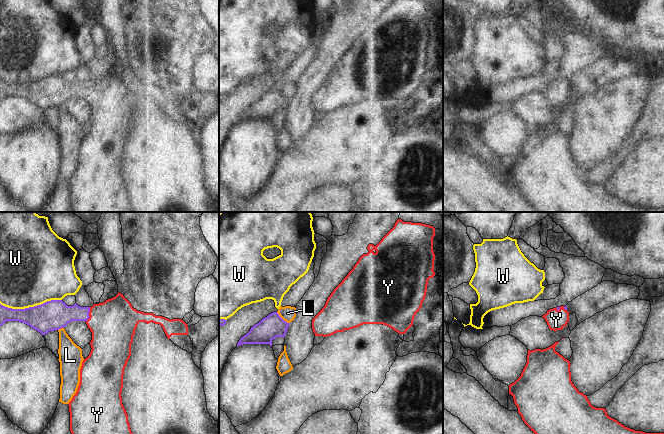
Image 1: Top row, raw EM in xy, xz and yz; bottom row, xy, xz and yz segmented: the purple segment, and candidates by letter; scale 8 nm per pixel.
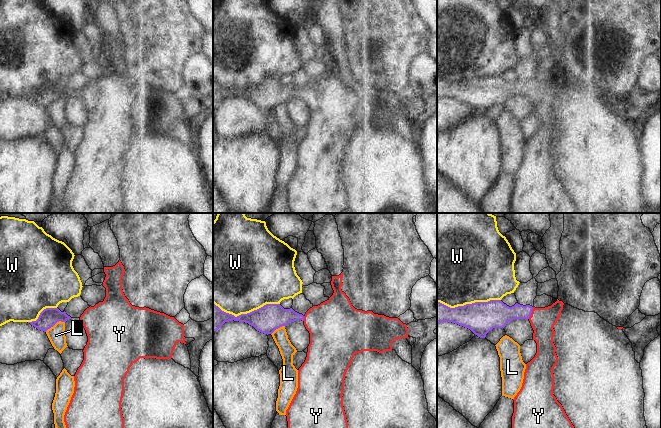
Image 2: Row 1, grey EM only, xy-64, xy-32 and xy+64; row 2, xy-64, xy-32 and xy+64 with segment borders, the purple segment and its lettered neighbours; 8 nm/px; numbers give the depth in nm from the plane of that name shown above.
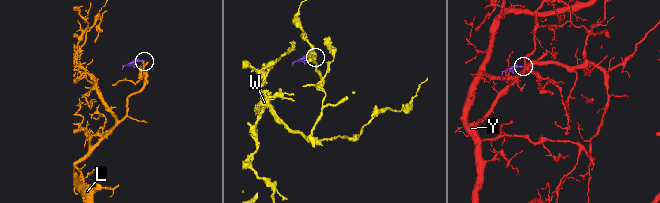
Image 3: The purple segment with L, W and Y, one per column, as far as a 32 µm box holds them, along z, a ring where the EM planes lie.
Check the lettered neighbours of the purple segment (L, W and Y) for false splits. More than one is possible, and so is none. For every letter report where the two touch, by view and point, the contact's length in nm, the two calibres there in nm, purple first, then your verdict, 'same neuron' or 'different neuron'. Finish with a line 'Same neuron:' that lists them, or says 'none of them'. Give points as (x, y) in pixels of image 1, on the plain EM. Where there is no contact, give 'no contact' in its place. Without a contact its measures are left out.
L: meets purple in xz at (282, 95); contact 140 nm long; 190 nm thick on the purple side, 120 nm on the other; different neuron
W: meets purple in xy at (30, 83); contact 500 nm long; 240 nm thick on the purple side, 480 nm on the other; different neuron
Y: meets purple in xy at (88, 90); contact 120 nm long; 220 nm thick on the purple side, 360 nm on the other; same neuron
Same neuron: Y

